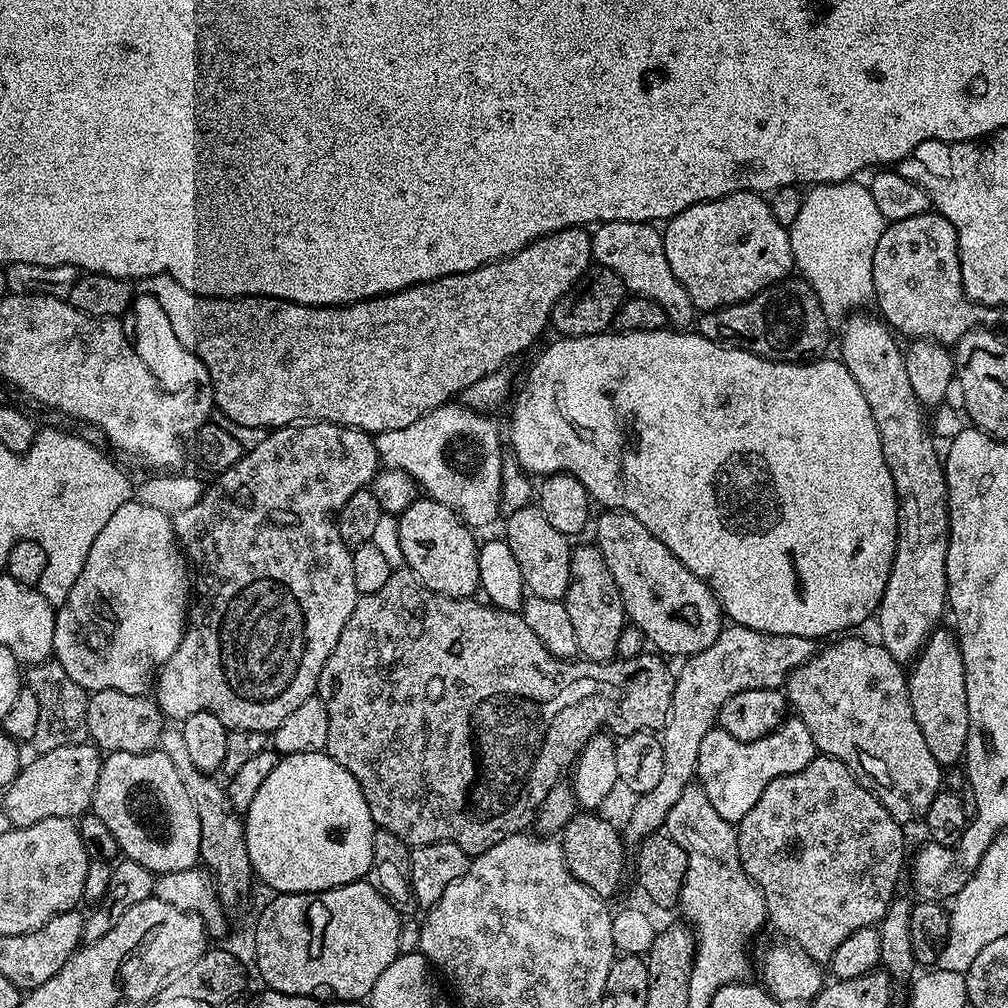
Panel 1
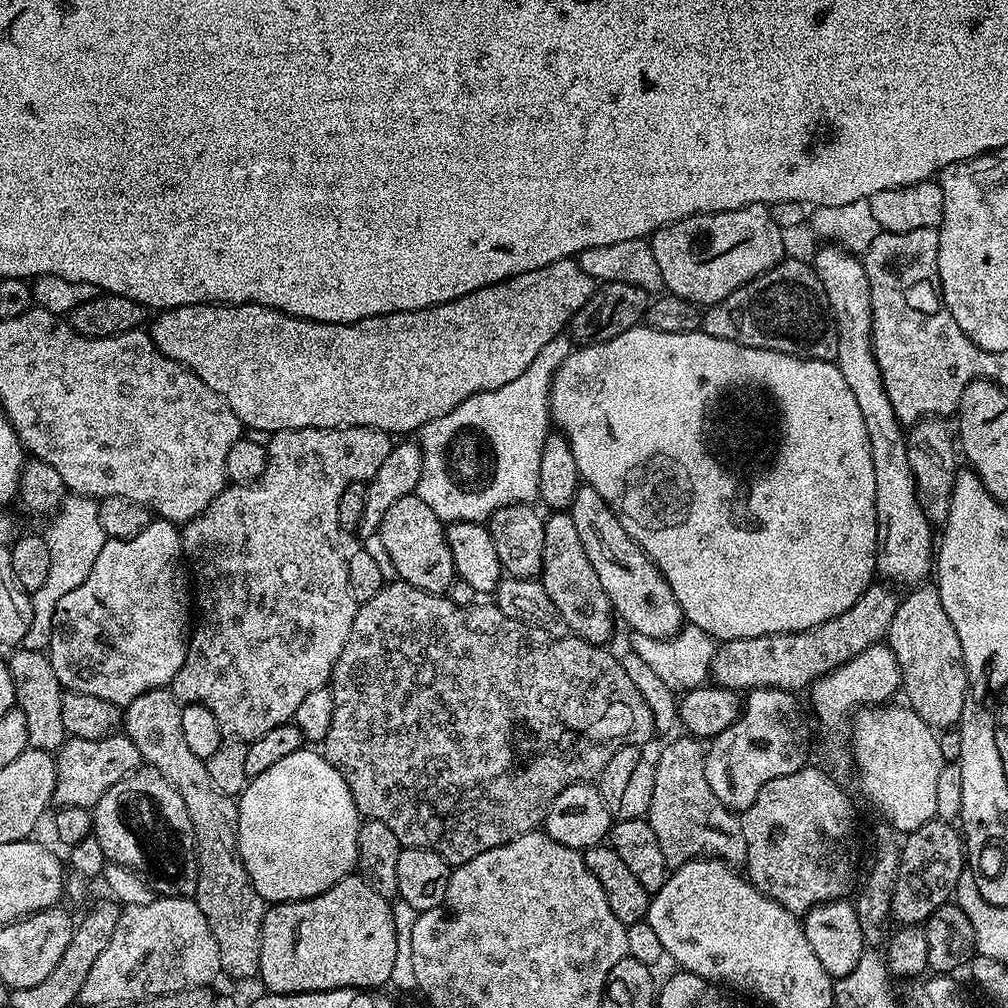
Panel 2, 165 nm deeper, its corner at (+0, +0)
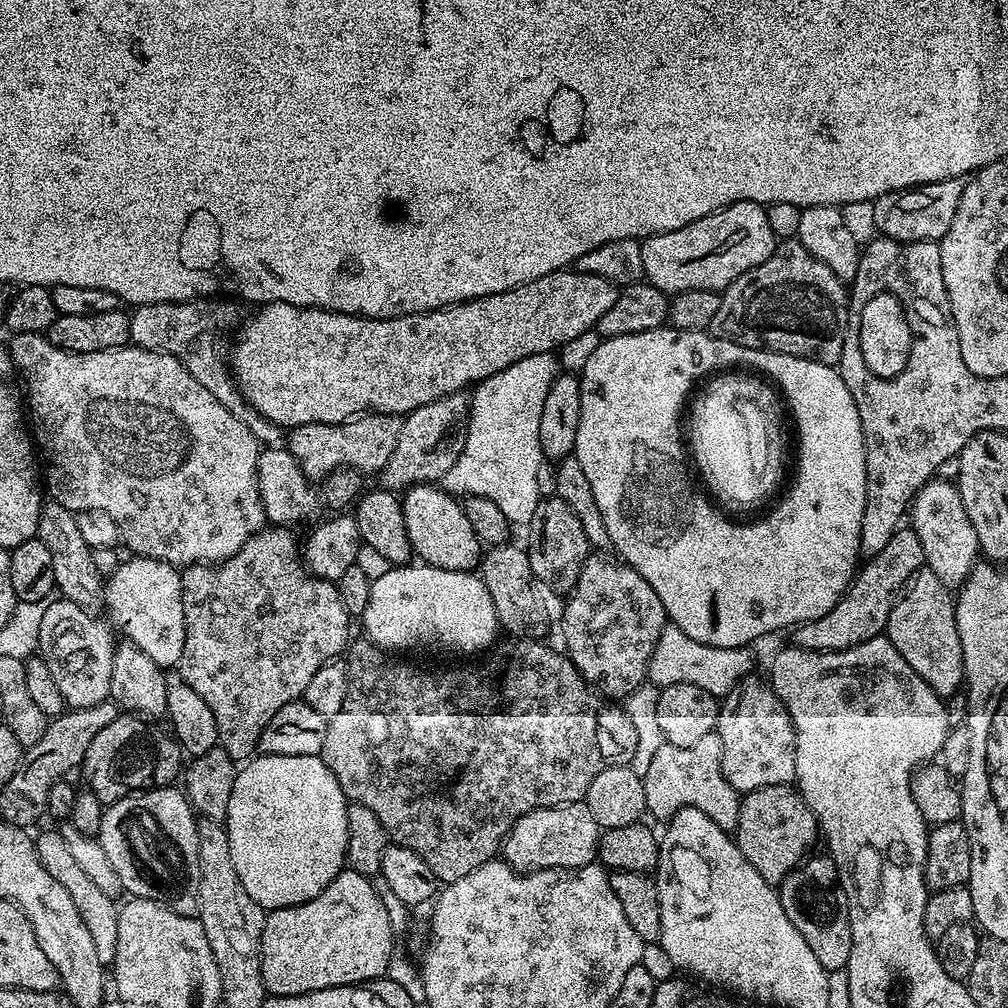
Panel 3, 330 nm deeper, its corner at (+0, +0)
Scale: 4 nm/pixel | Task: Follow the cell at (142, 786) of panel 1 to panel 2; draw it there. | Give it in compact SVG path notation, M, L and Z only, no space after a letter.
M137 770L130 773L126 778L122 778L114 786L110 786L110 790L106 790L106 794L102 794L102 798L95 806L92 814L92 826L98 842L102 842L102 850L108 856L109 861L114 864L121 864L127 868L133 868L134 871L140 873L147 880L148 885L152 887L153 893L160 896L195 897L196 887L198 886L198 862L196 861L194 826L190 822L190 814L186 814L186 802L182 802L182 794L178 794L178 790L163 774L155 770Z

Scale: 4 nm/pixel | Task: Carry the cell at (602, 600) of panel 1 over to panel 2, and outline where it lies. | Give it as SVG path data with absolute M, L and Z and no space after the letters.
M553 511L544 521L542 583L546 594L550 594L550 602L558 606L558 614L562 614L571 635L597 646L609 643L614 609L606 590L602 590L602 582L598 582L598 573L590 558L586 558L586 546L582 546L582 538L578 538L571 511Z

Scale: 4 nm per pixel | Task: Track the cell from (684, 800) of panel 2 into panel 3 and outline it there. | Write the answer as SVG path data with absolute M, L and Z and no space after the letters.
M719 731L706 734L694 746L674 746L665 742L650 762L649 772L644 775L645 809L658 819L667 821L683 808L697 808L725 830L735 829L740 813L741 793L726 782L722 774L720 759L722 742Z

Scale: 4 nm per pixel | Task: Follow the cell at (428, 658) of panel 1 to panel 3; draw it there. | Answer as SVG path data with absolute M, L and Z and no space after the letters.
M360 638L360 641L357 644L355 641L346 652L348 666L346 702L340 713L331 717L326 730L326 742L322 742L319 757L332 771L334 778L338 778L338 786L342 786L349 801L374 810L374 814L378 814L382 826L388 831L389 841L393 845L417 852L426 862L426 866L434 870L441 885L453 884L458 878L466 878L470 870L478 870L478 866L493 859L501 851L508 831L526 813L536 808L559 808L561 804L583 801L594 777L602 774L602 770L607 768L631 765L638 747L638 733L625 709L619 703L605 702L599 695L596 697L588 681L581 676L580 671L563 651L555 652L554 649L547 648L549 646L547 643L538 640L508 638L505 641L505 644L497 643L487 653L488 661L477 668L472 664L460 664L457 668L415 668L404 660L395 660L394 657L387 656L392 654L373 641Z

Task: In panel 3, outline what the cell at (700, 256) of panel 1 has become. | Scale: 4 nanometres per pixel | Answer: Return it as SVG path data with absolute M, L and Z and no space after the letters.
M753 200L734 202L721 212L698 218L678 230L647 237L641 243L643 279L667 294L706 290L723 293L742 274L772 256L778 237L770 230L766 207Z

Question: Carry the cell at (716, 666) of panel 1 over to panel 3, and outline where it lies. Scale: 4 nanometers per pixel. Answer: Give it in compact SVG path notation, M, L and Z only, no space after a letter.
M901 526L892 533L886 546L857 571L848 591L822 618L811 620L795 629L795 647L811 652L841 652L858 646L887 629L892 605L905 591L906 585L925 567L922 542L911 526Z

